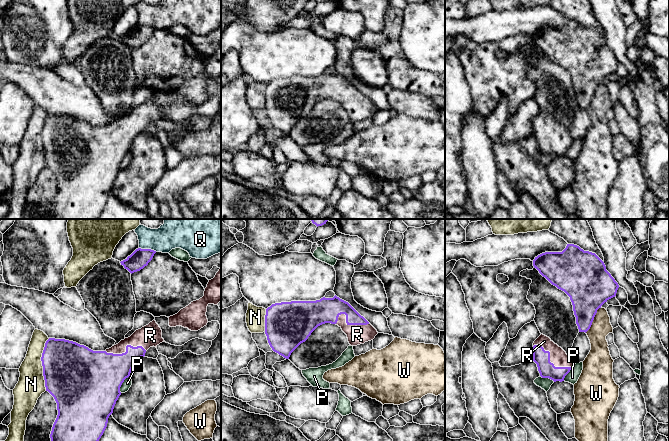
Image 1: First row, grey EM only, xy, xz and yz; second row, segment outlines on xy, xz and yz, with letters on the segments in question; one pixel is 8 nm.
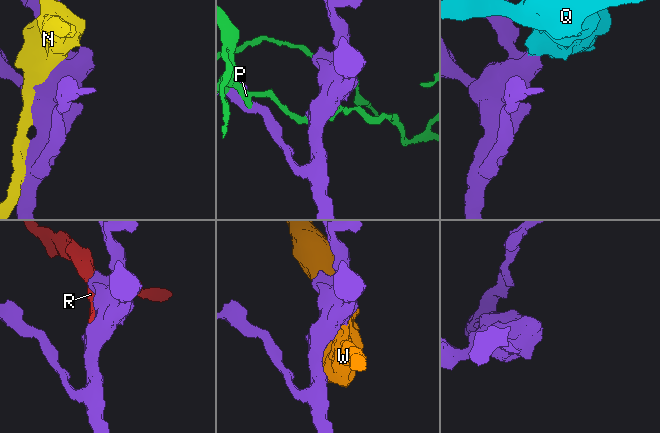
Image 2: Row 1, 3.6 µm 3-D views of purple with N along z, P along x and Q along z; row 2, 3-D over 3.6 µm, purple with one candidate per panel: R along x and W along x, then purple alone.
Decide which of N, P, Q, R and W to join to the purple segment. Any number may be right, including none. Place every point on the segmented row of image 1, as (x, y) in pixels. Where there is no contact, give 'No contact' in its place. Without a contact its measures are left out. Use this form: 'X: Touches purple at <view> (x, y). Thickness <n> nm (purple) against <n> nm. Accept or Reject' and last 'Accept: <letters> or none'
N: Touches purple at xy (42, 364). Thickness 460 nm (purple) against 220 nm. Reject
P: Touches purple at xy (121, 384). Thickness 480 nm (purple) against 70 nm. Reject
Q: Touches purple at xy (148, 249). Thickness 150 nm (purple) against 240 nm. Reject
R: Touches purple at yz (549, 359). Thickness 130 nm (purple) against 140 nm. Accept
W: Touches purple at yz (593, 319). Thickness 320 nm (purple) against 160 nm. Reject
Accept: R

